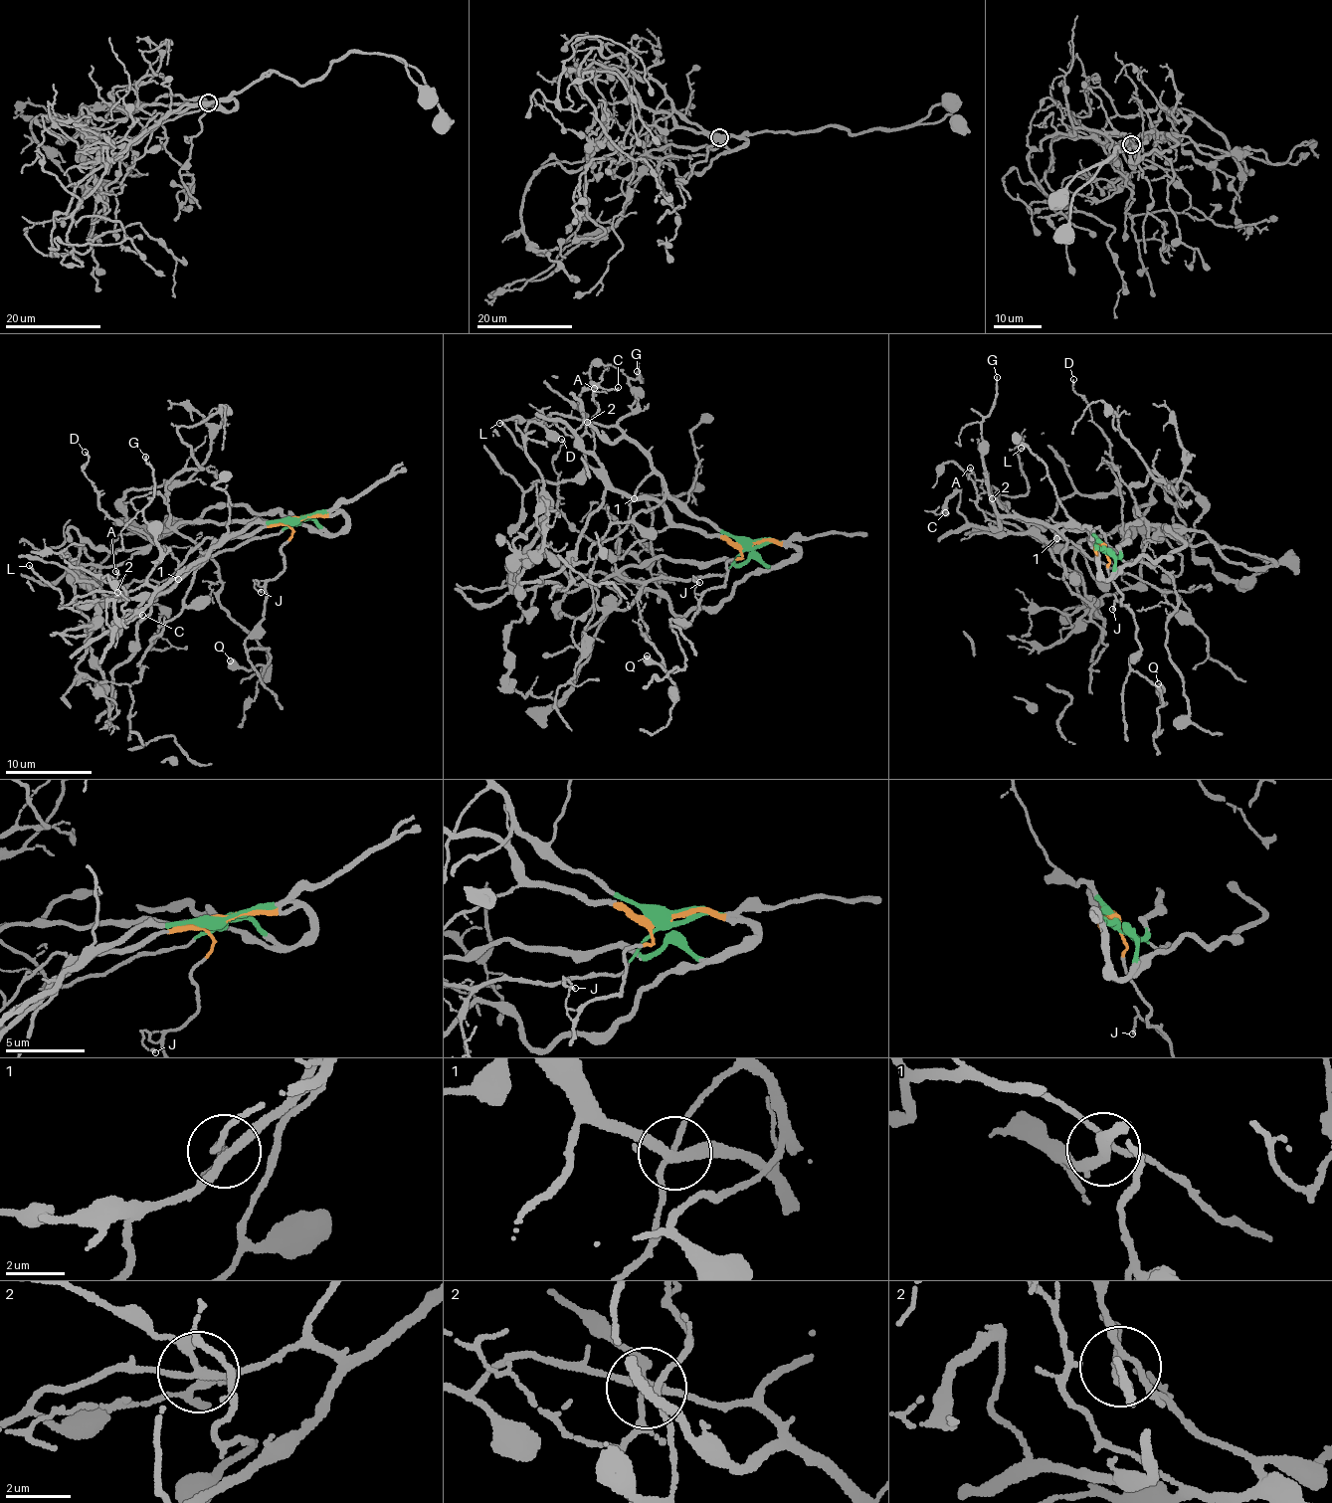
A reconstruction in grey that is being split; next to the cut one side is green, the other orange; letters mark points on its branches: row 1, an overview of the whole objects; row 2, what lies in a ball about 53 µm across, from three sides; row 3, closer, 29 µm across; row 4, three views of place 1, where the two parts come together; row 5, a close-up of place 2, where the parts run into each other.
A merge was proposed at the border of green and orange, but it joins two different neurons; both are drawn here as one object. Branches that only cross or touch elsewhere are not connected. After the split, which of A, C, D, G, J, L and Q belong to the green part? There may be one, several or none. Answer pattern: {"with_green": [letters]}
{"with_green": ["C", "G", "L"]}

